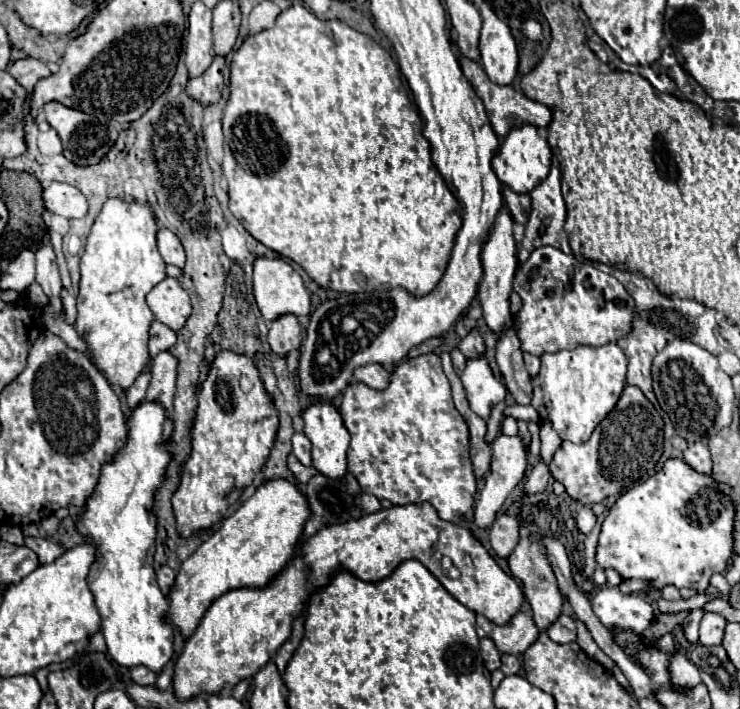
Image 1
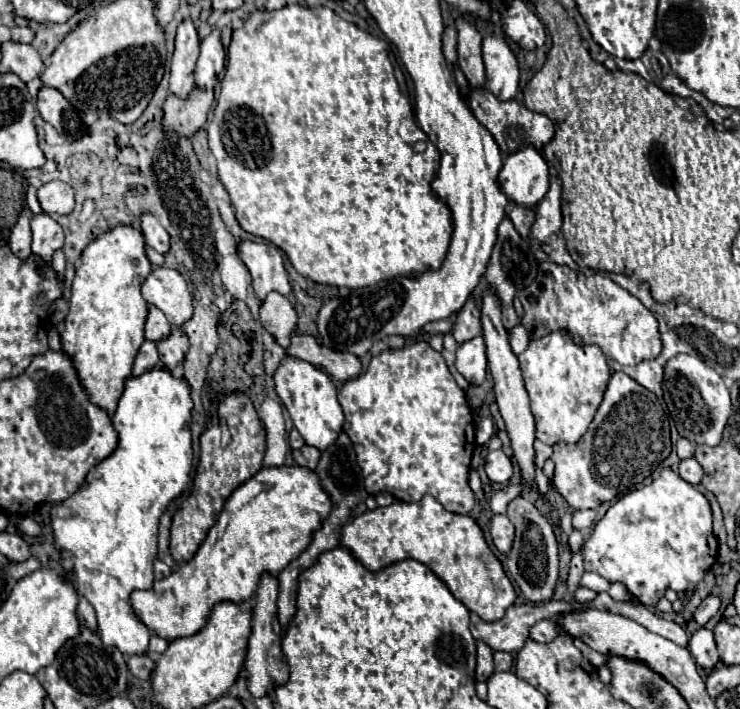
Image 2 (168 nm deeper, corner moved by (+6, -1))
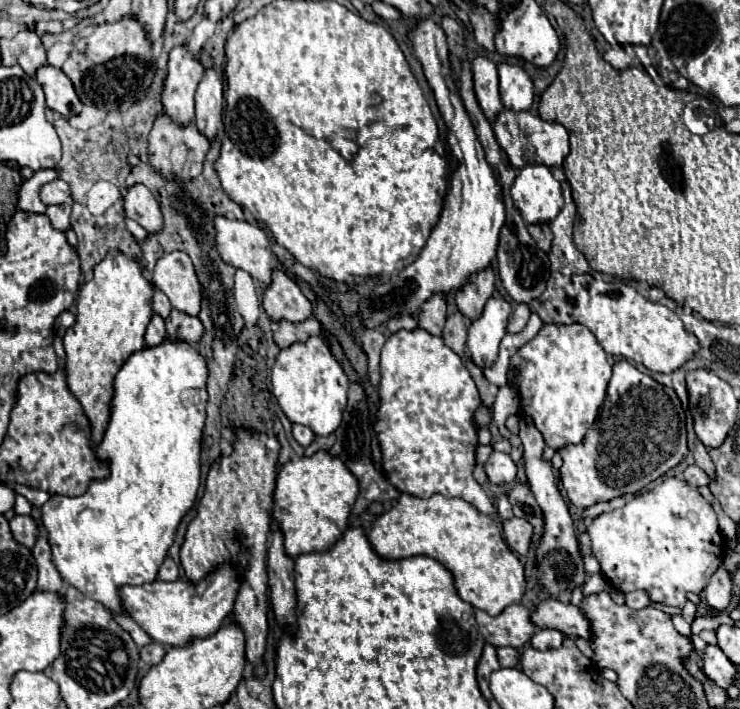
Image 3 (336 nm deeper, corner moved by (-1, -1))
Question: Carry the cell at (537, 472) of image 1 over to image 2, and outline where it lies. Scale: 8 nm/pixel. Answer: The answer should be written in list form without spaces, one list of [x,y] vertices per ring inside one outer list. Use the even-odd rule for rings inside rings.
[[[504,487],[504,489],[500,489],[500,491],[496,491],[494,495],[492,495],[492,499],[490,499],[490,509],[494,511],[494,513],[506,513],[506,507],[508,507],[508,503],[516,497],[516,495],[520,495],[524,491],[524,487]]]

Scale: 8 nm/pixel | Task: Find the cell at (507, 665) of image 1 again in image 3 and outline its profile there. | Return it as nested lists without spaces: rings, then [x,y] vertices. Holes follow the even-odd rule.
[[[499,647],[497,649],[501,667],[517,667],[519,665],[519,651],[513,647]]]

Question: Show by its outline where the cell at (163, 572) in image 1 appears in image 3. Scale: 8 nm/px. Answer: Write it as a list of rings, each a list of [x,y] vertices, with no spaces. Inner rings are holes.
[[[165,557],[163,565],[159,567],[159,579],[163,581],[175,581],[179,577],[179,567],[173,563],[171,557]]]

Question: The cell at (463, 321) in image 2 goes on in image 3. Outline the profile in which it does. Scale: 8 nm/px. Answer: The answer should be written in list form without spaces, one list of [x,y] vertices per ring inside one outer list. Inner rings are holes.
[[[489,267],[487,271],[483,271],[483,275],[475,275],[475,283],[471,283],[471,287],[463,287],[463,291],[459,291],[459,295],[455,297],[459,311],[469,321],[481,317],[483,307],[493,293],[493,285],[495,285],[495,275],[493,269]]]

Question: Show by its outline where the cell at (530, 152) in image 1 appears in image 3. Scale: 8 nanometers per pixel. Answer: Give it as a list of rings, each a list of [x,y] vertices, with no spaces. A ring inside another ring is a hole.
[[[525,165],[519,169],[511,185],[511,197],[525,223],[551,221],[563,207],[561,185],[545,165]]]

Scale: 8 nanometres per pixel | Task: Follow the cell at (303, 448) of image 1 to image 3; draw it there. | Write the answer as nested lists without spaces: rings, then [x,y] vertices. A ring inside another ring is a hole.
[[[293,425],[293,437],[297,439],[297,443],[299,445],[303,445],[303,447],[307,447],[311,441],[313,441],[313,431],[309,429],[309,427],[305,427],[305,425]]]

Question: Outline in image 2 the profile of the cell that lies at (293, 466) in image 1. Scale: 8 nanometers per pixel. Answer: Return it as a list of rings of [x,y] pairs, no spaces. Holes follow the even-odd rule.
[[[304,445],[298,451],[292,451],[292,455],[294,455],[294,461],[298,465],[308,467],[308,469],[316,469],[318,459],[320,459],[320,451],[316,451],[316,447],[308,447],[308,445]]]

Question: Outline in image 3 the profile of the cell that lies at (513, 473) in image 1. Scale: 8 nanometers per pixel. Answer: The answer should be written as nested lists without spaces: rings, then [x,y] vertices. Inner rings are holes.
[[[501,451],[491,453],[491,457],[485,463],[485,471],[487,471],[489,481],[495,485],[511,483],[511,481],[515,481],[515,475],[517,475],[517,467],[515,467],[513,459]]]

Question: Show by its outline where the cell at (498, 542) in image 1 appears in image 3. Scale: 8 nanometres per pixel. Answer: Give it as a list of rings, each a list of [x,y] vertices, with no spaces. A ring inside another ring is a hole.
[[[513,517],[513,519],[503,521],[503,533],[505,533],[505,541],[507,541],[511,551],[515,551],[519,555],[527,555],[529,553],[531,525],[525,519]]]

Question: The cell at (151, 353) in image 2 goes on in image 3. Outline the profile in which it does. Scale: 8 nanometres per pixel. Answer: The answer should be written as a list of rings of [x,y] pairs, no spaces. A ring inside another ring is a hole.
[[[153,315],[147,331],[145,331],[145,347],[157,347],[165,341],[165,321],[159,315]]]

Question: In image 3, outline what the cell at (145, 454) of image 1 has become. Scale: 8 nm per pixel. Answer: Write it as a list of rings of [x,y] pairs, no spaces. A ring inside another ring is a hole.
[[[165,339],[159,347],[145,347],[131,355],[115,377],[111,421],[97,449],[97,455],[105,457],[109,463],[109,477],[93,481],[79,497],[53,495],[41,507],[41,519],[49,531],[53,549],[53,563],[61,577],[113,613],[123,611],[119,597],[123,585],[143,585],[157,579],[157,571],[167,557],[177,525],[197,499],[201,433],[207,403],[205,381],[205,359],[183,341]]]

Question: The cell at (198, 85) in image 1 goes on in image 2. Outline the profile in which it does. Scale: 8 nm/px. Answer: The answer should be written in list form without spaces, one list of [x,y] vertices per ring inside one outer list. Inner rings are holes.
[[[194,89],[186,99],[168,95],[164,101],[164,131],[174,131],[182,137],[192,137],[206,123],[206,115],[212,107],[214,93]]]

